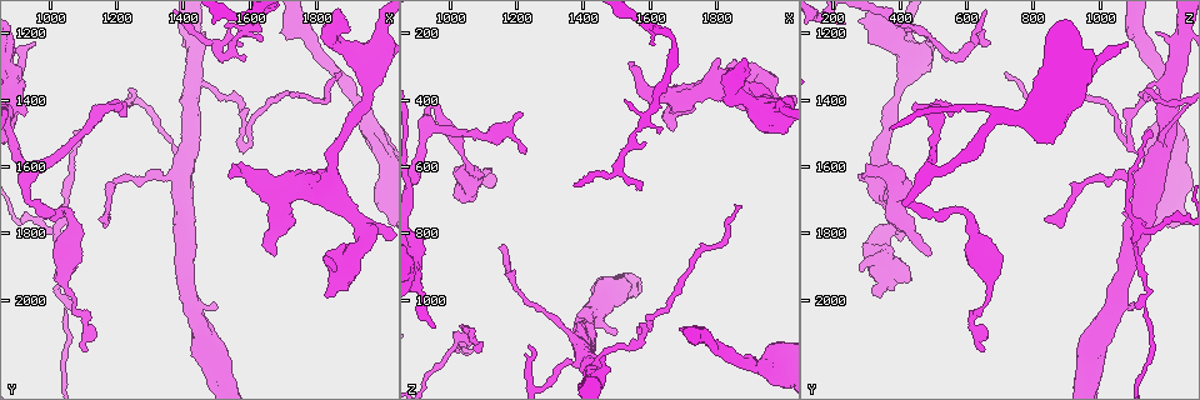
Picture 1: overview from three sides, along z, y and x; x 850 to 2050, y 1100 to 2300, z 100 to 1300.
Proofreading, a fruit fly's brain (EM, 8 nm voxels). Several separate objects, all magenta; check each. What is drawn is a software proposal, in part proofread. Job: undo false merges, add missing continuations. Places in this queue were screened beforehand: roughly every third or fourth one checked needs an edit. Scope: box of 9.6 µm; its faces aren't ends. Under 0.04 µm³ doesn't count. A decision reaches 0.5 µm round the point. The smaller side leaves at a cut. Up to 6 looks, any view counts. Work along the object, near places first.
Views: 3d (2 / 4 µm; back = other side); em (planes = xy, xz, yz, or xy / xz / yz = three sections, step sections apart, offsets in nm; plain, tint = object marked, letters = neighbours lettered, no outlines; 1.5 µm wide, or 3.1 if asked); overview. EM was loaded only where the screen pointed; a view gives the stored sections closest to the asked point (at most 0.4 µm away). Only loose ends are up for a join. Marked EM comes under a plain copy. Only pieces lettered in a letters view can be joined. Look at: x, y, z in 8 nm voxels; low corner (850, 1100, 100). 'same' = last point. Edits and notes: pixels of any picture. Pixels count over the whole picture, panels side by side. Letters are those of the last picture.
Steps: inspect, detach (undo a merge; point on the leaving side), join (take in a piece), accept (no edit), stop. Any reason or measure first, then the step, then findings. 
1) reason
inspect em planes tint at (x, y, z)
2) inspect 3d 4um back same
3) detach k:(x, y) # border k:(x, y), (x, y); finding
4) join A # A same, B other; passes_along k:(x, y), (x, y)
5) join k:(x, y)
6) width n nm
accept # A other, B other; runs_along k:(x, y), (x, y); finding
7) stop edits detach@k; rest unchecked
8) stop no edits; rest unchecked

branch stops here
inspect em planes letters at (940, 1230, 1090)

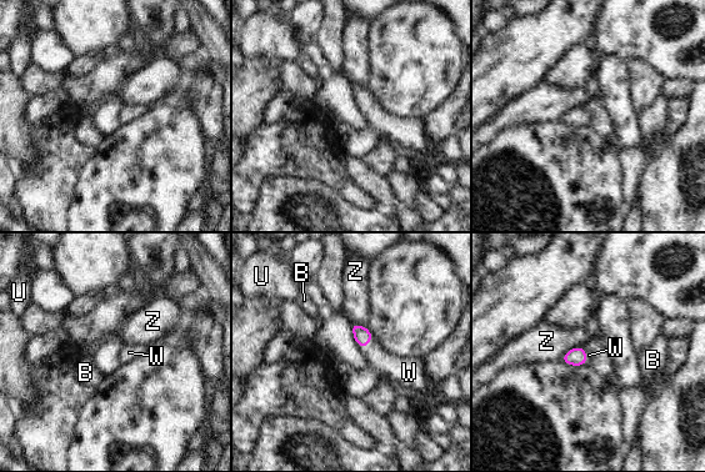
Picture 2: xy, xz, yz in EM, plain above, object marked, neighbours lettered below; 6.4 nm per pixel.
join W # B other, U other, W same, Z other; passes_along 2:(363, 336), (368, 345), (398, 368); it goes on there

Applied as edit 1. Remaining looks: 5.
branch stops here
inspect 3d 2um at (1630, 1230, 490)

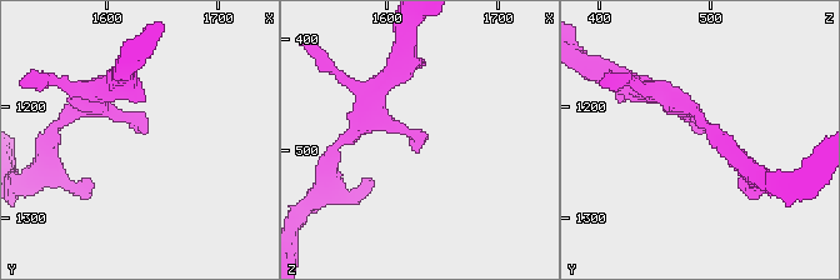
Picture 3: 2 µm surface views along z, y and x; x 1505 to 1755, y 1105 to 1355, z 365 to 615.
now the EM
inspect em xz step 4 tint at (1632, 1222, 492)

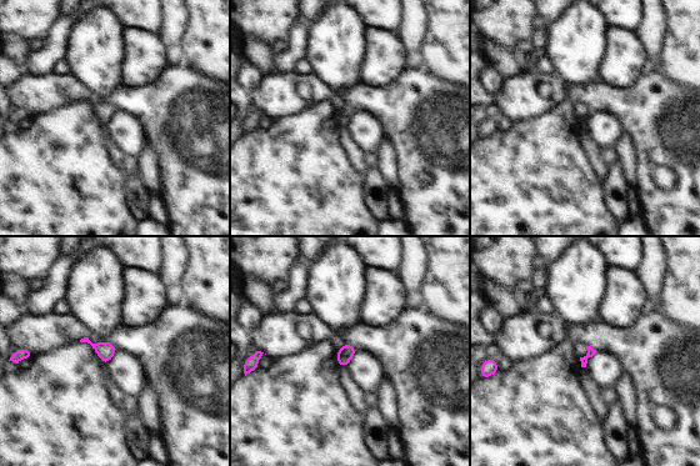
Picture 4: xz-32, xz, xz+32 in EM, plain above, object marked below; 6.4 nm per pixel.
inspect em planes letters same

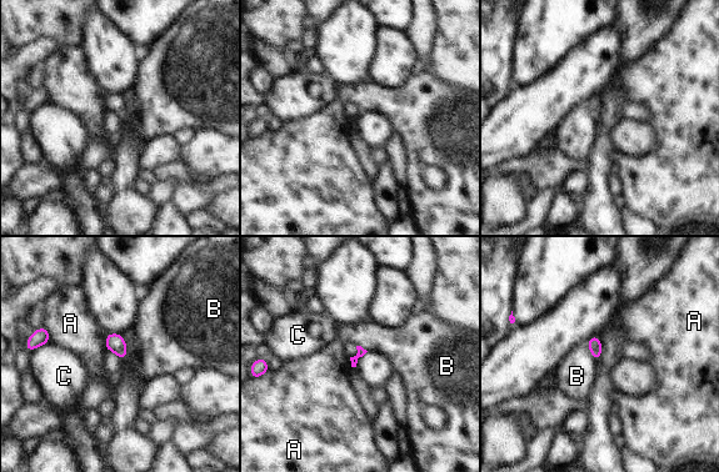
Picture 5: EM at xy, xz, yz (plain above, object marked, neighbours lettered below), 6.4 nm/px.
accept # A other, B other, C other; border 5:(587, 344), (595, 361); no lettered piece goes on from it

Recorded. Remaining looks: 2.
inspect 3d 4um back at (1830, 1170, 400)

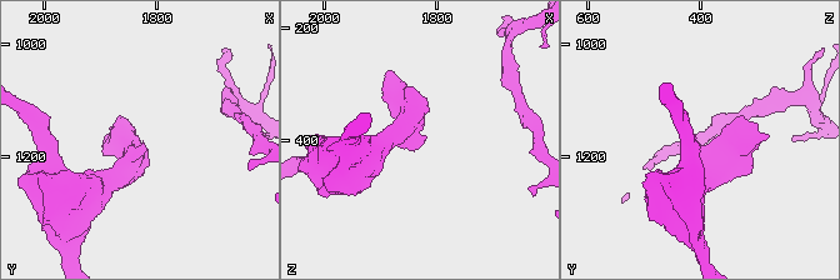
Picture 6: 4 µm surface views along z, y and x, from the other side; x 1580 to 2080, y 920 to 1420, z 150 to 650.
inspect em planes letters at (1820, 1170, 400)

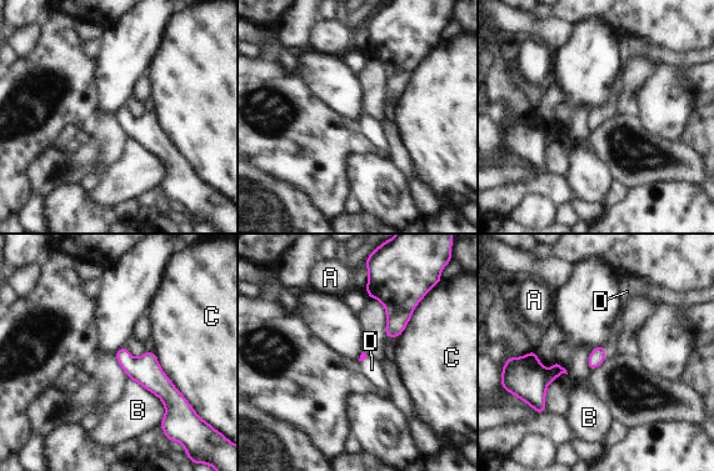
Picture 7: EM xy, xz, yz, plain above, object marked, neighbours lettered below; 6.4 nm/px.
join D # A other, B other, C other, D same; passes_along 7:(597, 357), (604, 351), (612, 347); it goes on there

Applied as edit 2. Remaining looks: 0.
stop edits join@2, join@7; rest unchecked

